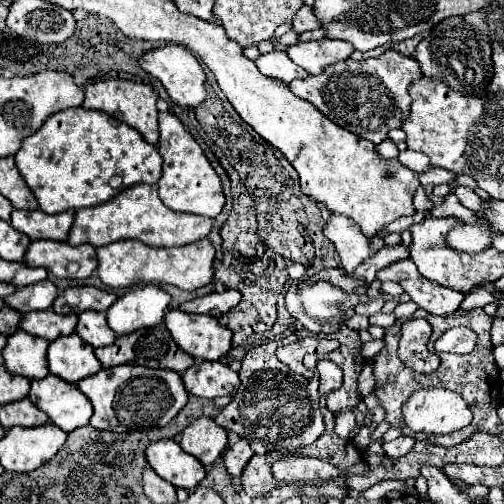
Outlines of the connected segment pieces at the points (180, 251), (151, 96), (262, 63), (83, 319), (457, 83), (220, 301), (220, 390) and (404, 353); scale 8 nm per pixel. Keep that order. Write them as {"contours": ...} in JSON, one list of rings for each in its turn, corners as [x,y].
{"contours":[[[[209,238],[179,248],[149,248],[139,240],[119,240],[97,248],[97,274],[109,288],[129,288],[141,284],[173,284],[181,290],[197,290],[213,278],[215,248]]],[[[109,78],[101,82],[91,82],[85,86],[85,100],[83,108],[87,110],[101,110],[119,122],[131,124],[135,130],[143,134],[143,138],[149,144],[157,144],[159,140],[159,128],[157,128],[157,94],[149,84],[143,82],[131,82],[131,80],[121,80],[121,78]]],[[[273,50],[273,52],[267,52],[267,54],[261,54],[257,60],[255,60],[257,68],[269,76],[269,78],[277,78],[285,84],[291,84],[293,80],[297,78],[307,78],[309,74],[297,66],[285,52],[281,50]]],[[[83,312],[83,314],[79,314],[77,334],[87,344],[91,344],[93,348],[109,346],[109,344],[115,342],[115,332],[107,326],[105,314],[99,314],[99,312]]],[[[485,12],[445,18],[429,32],[427,38],[423,36],[417,46],[415,60],[419,62],[423,76],[443,80],[451,90],[461,92],[463,96],[481,98],[493,80],[493,60],[487,36],[489,30],[485,22]]],[[[225,290],[225,292],[213,292],[189,302],[183,302],[179,310],[185,310],[189,314],[209,314],[209,316],[223,316],[231,308],[235,308],[241,302],[241,294],[237,290]]],[[[197,360],[187,372],[183,372],[183,382],[189,394],[199,398],[217,398],[233,396],[241,384],[239,374],[221,362],[203,362]]],[[[407,320],[399,342],[399,358],[413,370],[433,372],[439,368],[439,356],[427,350],[431,326],[427,320]]]]}

